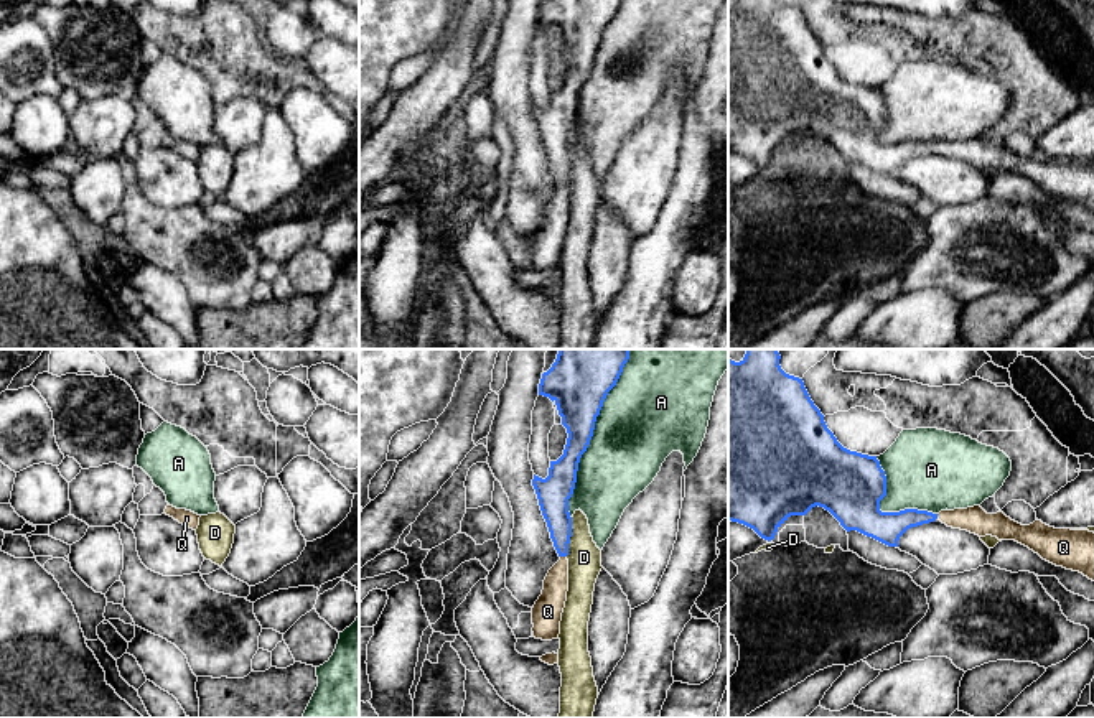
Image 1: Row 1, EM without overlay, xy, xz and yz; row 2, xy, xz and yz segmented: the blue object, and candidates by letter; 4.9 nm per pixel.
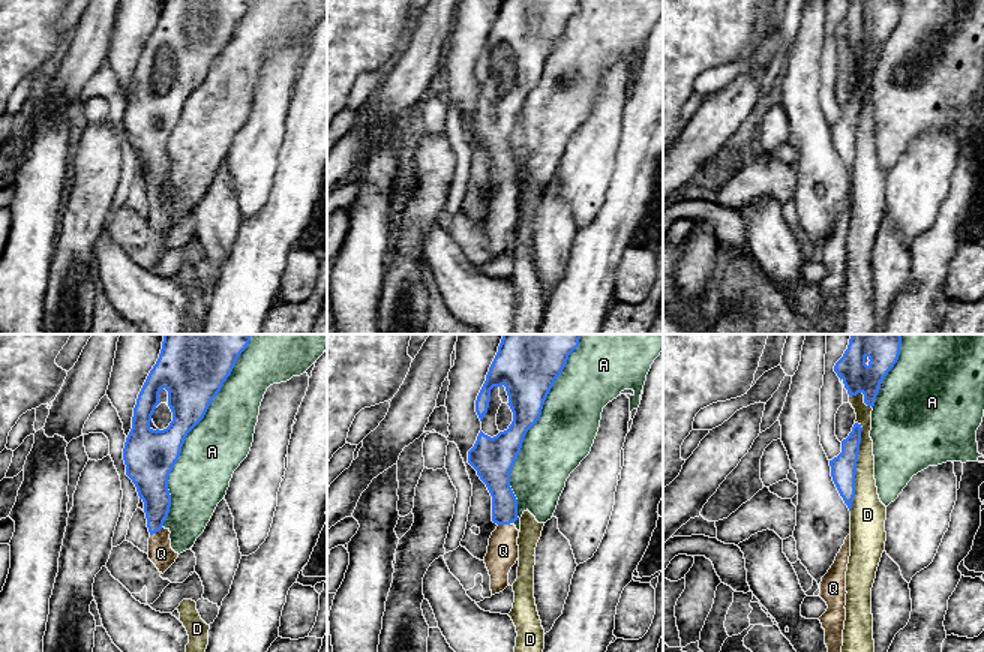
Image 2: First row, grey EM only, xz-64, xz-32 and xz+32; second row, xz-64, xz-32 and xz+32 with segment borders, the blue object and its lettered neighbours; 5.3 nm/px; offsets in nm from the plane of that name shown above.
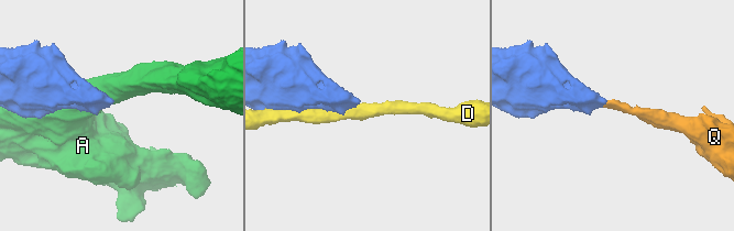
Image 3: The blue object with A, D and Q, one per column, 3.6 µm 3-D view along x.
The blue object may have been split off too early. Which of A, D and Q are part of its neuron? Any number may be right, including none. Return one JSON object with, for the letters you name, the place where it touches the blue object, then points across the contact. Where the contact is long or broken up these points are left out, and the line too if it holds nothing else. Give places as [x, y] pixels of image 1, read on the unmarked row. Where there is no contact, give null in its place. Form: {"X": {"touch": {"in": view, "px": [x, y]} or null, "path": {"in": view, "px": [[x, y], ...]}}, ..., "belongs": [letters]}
{"Q": {"touch": {"in": "xz", "px": [564, 186]}, "path": {"in": "xz", "px": [[554, 137], [564, 186], [551, 234]]}}, "belongs": ["Q"]}

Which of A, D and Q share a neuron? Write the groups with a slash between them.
A / D / Q

